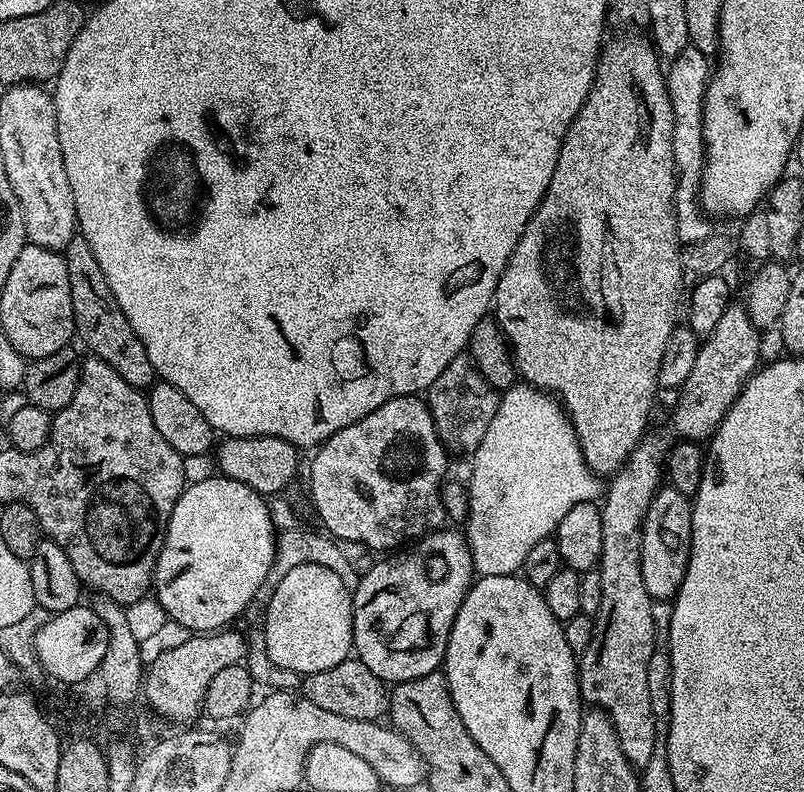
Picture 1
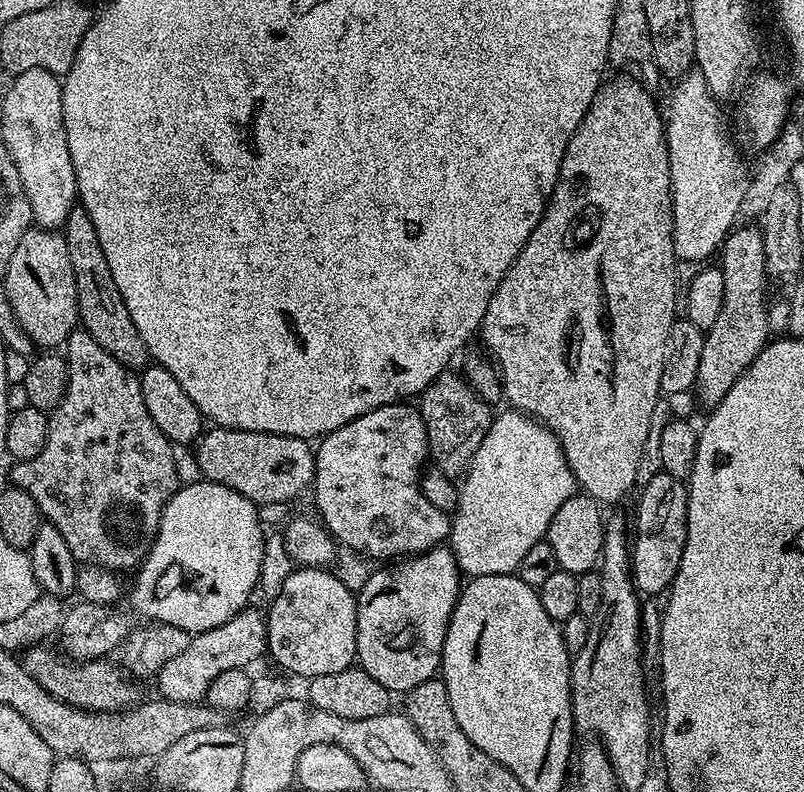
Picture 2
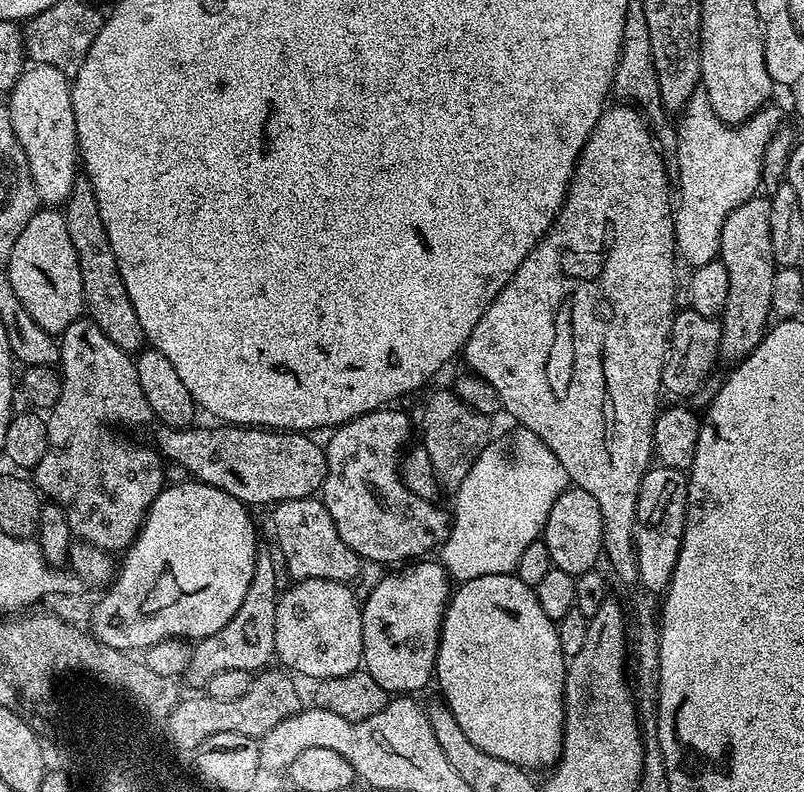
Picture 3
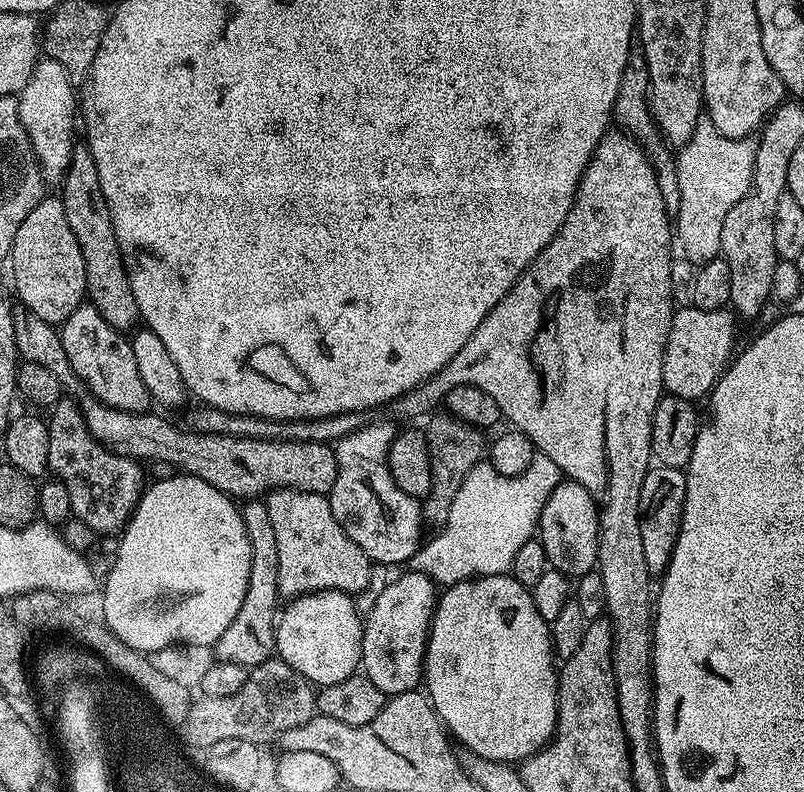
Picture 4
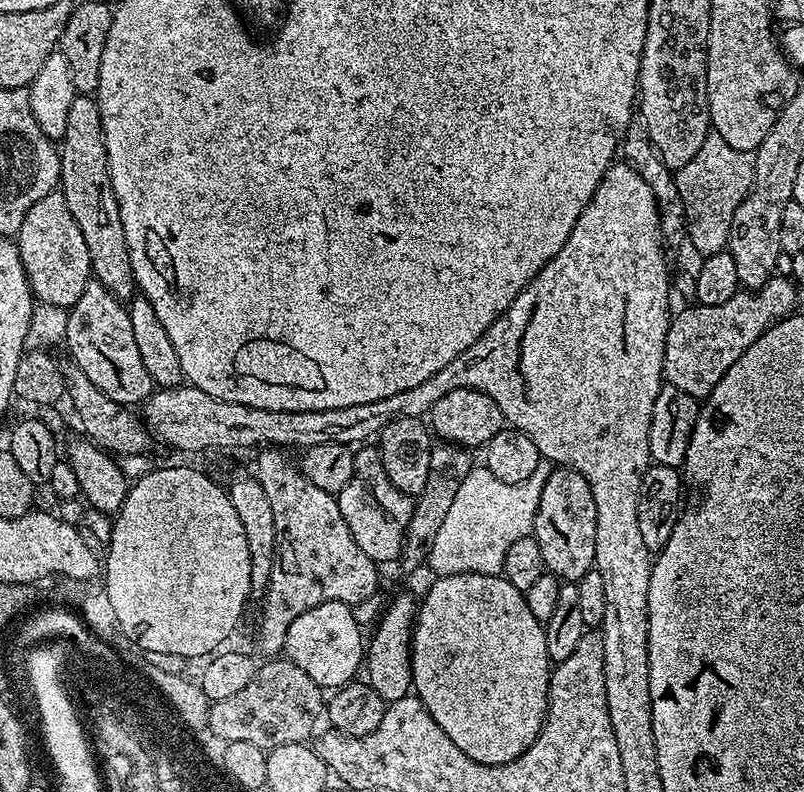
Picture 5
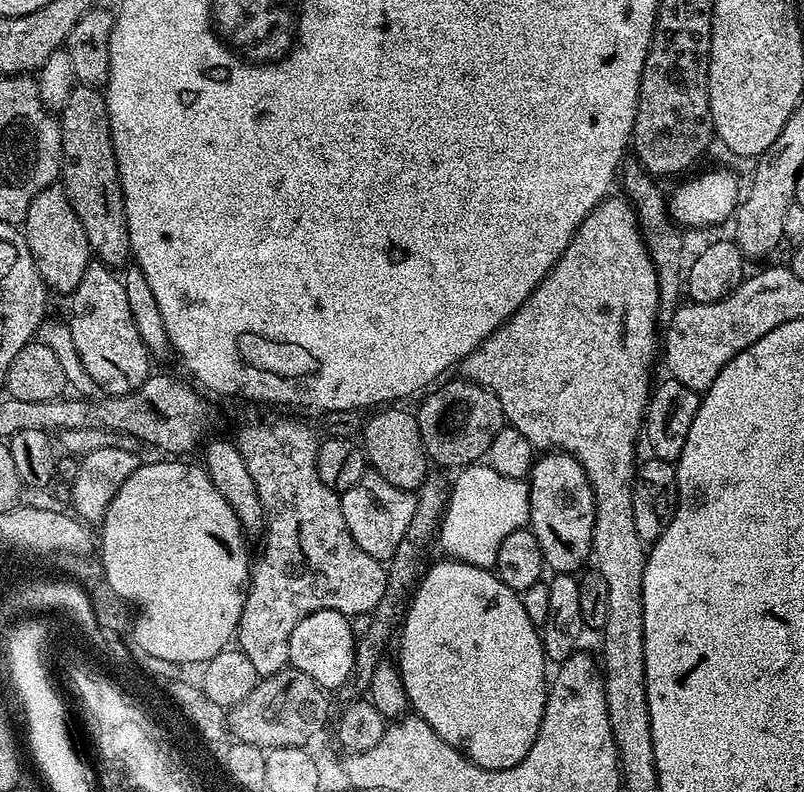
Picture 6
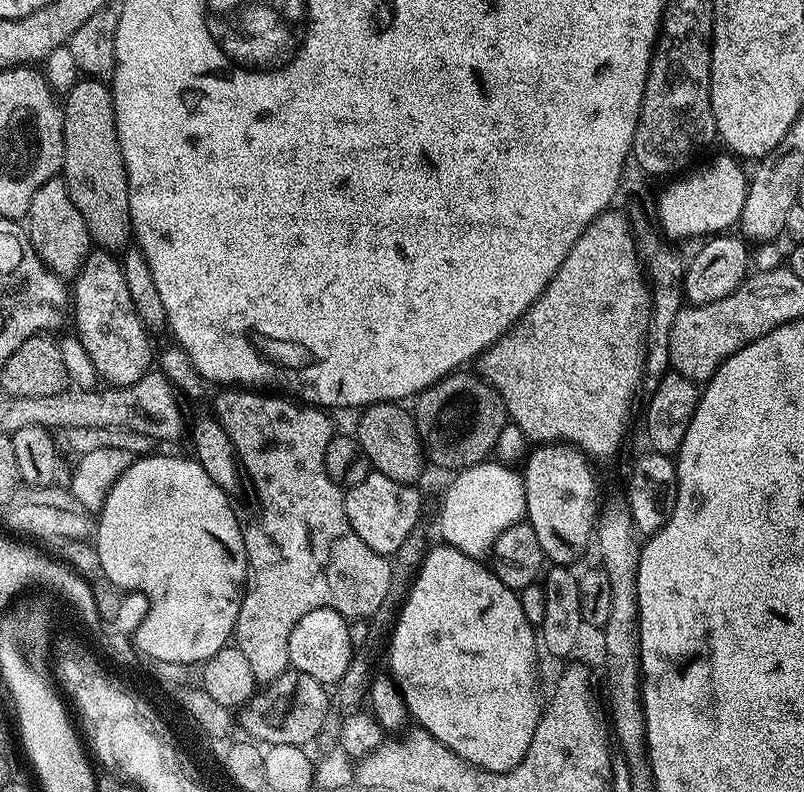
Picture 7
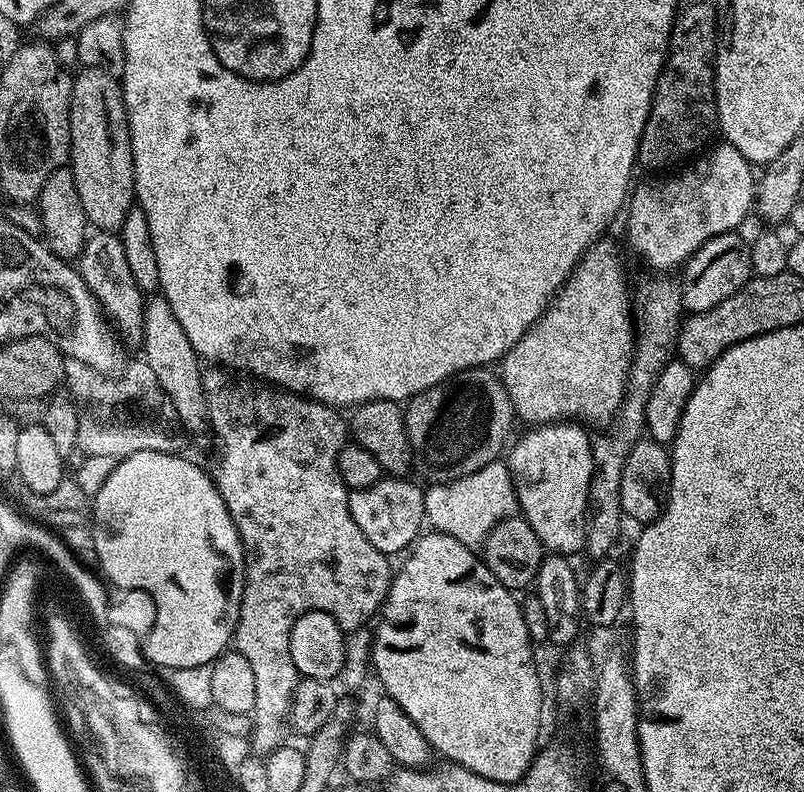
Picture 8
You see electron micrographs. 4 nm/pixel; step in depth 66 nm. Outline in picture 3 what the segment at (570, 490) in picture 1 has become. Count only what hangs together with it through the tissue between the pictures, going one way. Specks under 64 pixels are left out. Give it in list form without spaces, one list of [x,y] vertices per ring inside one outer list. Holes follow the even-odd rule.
[[[517,427],[515,431],[508,452],[502,445],[489,442],[474,466],[470,466],[470,474],[455,489],[452,532],[438,549],[439,563],[453,581],[515,573],[526,546],[541,539],[550,506],[570,486],[566,470],[562,470],[546,442],[525,428]]]

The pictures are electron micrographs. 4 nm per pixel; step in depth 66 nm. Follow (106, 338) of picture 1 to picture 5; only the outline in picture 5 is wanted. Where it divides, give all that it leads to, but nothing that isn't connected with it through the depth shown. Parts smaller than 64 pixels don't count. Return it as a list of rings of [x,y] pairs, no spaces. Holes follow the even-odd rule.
[[[77,94],[74,102],[70,102],[70,115],[66,117],[66,130],[63,140],[59,141],[60,182],[58,190],[66,198],[66,206],[70,206],[70,214],[74,214],[74,222],[78,222],[78,230],[82,230],[82,238],[86,241],[86,250],[90,250],[90,266],[94,279],[114,298],[122,302],[131,301],[137,291],[136,280],[132,276],[130,266],[130,250],[126,246],[126,234],[122,230],[122,214],[118,214],[118,198],[114,198],[114,190],[110,186],[110,170],[106,162],[106,146],[102,138],[102,122],[98,114],[95,99],[88,94]]]

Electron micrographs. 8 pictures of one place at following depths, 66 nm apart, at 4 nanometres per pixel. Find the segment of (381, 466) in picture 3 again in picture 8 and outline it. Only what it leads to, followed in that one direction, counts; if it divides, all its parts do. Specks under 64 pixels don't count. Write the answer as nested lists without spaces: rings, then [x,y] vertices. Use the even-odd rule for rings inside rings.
[[[381,478],[374,486],[351,489],[348,505],[358,530],[371,544],[386,554],[403,553],[421,535],[420,527],[425,527],[424,494],[425,489],[411,484],[408,478]]]

